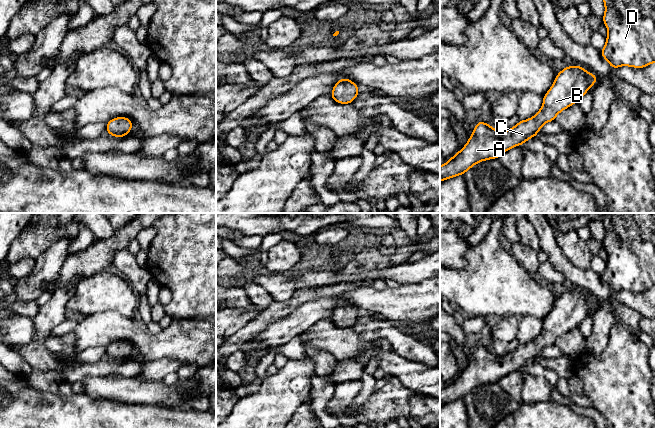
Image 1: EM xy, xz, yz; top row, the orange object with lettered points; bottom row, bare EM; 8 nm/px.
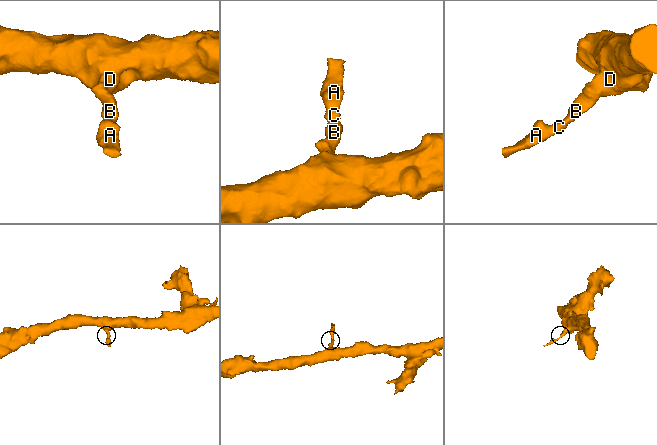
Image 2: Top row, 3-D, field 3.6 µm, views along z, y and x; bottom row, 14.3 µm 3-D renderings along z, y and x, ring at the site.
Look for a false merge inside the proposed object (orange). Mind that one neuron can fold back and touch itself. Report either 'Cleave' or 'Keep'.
Keep

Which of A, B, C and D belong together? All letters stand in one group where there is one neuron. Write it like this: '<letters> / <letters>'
A B C D

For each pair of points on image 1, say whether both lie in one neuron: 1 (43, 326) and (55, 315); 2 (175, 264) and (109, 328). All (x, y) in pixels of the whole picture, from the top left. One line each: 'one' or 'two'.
1: one
2: two

